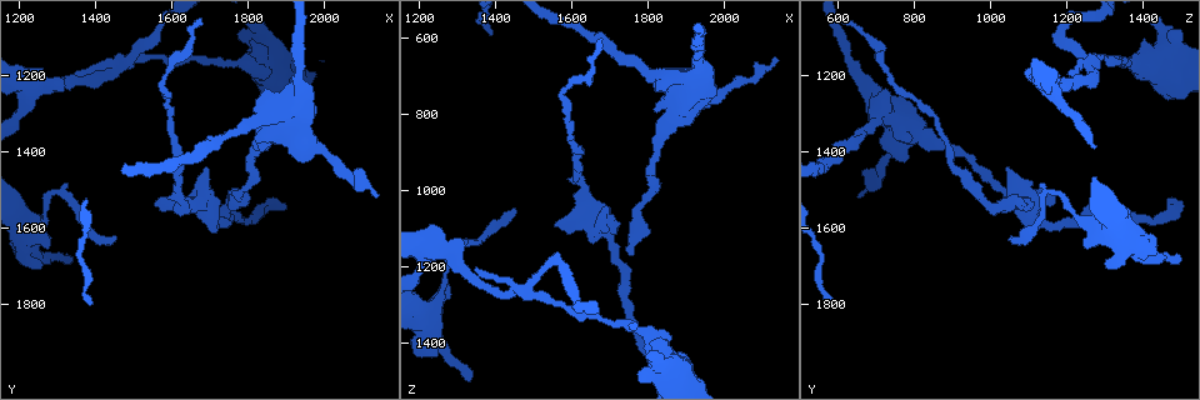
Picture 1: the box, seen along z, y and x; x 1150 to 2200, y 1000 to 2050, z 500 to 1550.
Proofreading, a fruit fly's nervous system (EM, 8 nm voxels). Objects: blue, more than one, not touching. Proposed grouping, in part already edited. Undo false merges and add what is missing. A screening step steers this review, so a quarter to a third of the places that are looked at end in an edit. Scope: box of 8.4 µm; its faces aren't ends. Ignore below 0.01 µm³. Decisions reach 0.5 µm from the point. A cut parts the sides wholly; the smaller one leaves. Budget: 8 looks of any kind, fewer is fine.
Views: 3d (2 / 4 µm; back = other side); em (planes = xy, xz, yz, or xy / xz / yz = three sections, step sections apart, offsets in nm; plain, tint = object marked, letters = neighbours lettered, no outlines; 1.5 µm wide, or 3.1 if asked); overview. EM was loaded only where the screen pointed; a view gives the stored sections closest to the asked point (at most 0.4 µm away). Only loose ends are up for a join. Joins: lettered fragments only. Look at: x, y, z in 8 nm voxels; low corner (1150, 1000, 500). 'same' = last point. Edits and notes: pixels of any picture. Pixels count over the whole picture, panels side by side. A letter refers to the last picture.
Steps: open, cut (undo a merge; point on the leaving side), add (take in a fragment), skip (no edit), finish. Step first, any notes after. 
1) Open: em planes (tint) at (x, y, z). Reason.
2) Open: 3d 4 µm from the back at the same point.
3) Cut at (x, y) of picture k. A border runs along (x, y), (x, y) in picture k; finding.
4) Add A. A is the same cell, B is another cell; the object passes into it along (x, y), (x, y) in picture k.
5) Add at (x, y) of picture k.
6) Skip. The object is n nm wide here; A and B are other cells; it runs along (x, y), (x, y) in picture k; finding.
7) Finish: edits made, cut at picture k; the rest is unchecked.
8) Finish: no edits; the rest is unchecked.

Open: 3d 4 µm at (1900, 1555, 1500). Thin end.

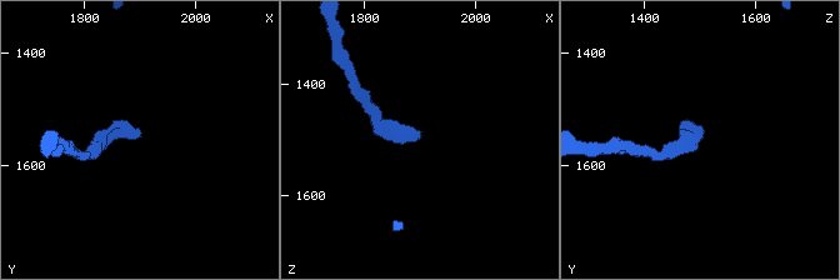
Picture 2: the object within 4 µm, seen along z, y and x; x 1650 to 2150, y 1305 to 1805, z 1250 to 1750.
Open: em xy step 8 (tint) at (1900, 1550, 1490). Shape alone is not enough.

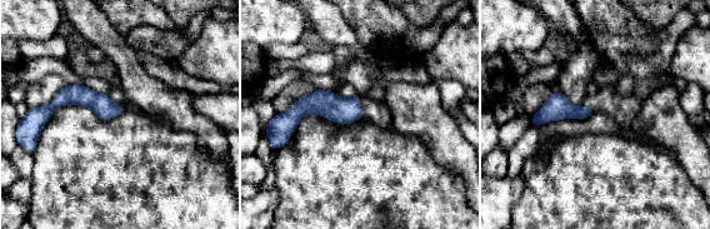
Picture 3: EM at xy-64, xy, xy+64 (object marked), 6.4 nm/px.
Open: em planes (letters) at the same point. Cut it another way.

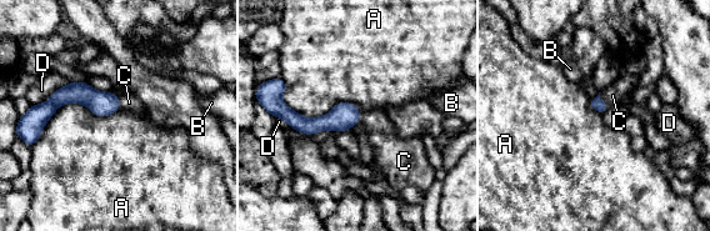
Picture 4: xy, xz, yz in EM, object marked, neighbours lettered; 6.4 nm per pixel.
Add C. C is the same cell, A, B and D are other cells; the object passes into it along (598, 103), (603, 100), (613, 95) in picture 4; it goes on there.

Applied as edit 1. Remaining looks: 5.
Open: overview.

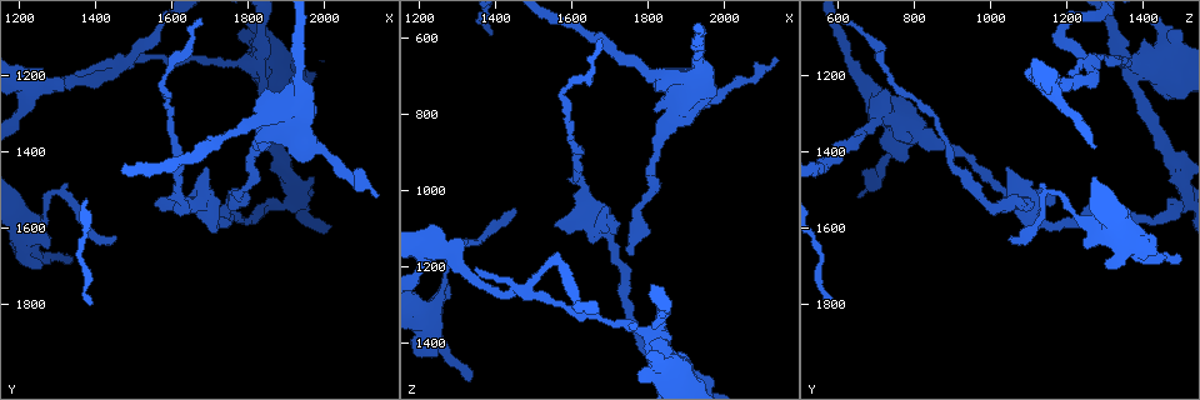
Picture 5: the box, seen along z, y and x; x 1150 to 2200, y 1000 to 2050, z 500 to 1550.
Open: 3d 4 µm at (1975, 1275, 755). An open end.

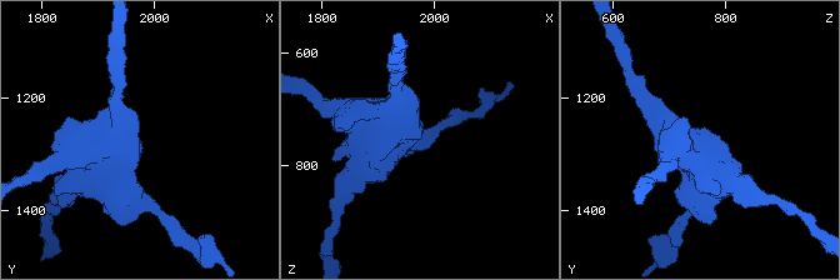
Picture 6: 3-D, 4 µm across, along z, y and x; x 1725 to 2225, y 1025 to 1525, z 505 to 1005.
Open: em planes (letters) at (1975, 1285, 750). Now the EM.

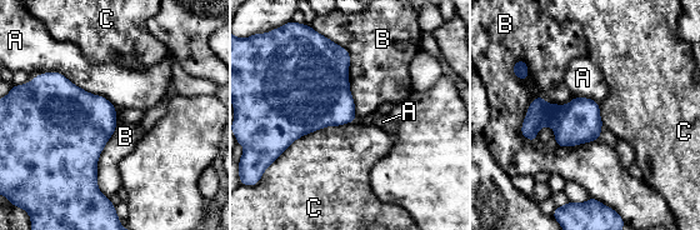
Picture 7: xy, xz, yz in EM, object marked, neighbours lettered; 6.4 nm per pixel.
Skip. The object is 280 nm wide here; A, B and C are other cells; a border runs along (354, 120), (304, 134), (274, 161) in picture 7; none of them fits.

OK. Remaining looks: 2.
Open: em planes (tint) at (1400, 1790, 590). An open end.

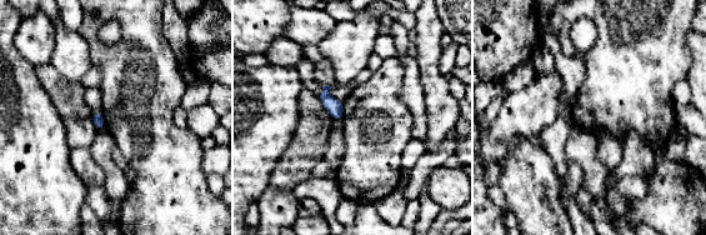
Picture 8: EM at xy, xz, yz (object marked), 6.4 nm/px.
Open: em planes (letters) at the same point. What lies round it.

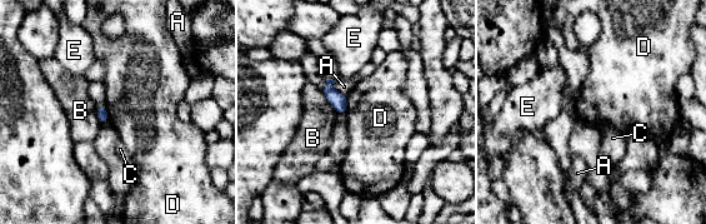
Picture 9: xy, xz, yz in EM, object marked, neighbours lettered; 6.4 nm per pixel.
Skip. A, B, C, D and E are other cells; none of them fits.

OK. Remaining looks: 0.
Finish: edits made, add at picture 4; the rest is unchecked.

